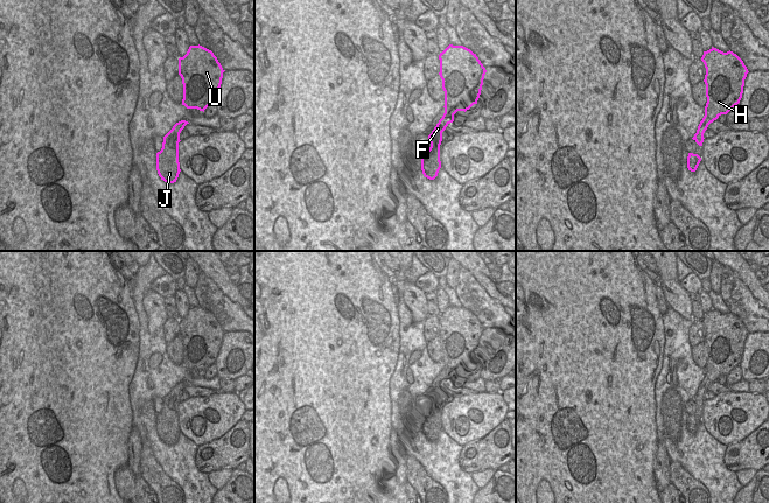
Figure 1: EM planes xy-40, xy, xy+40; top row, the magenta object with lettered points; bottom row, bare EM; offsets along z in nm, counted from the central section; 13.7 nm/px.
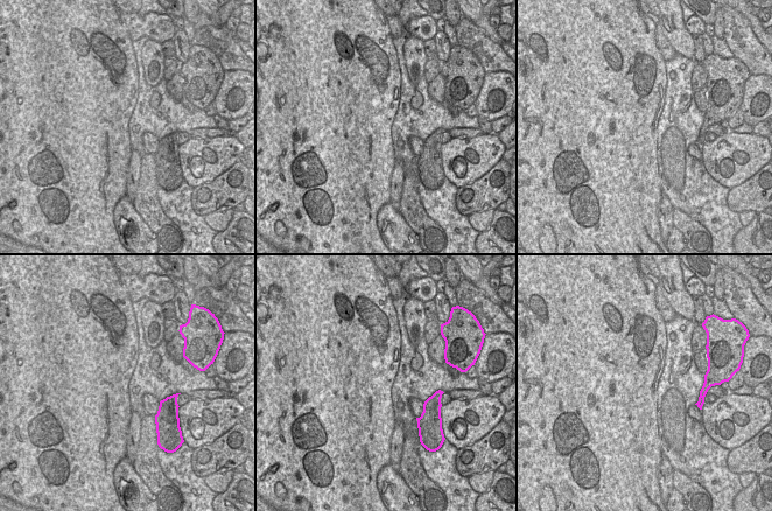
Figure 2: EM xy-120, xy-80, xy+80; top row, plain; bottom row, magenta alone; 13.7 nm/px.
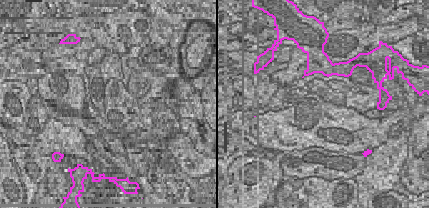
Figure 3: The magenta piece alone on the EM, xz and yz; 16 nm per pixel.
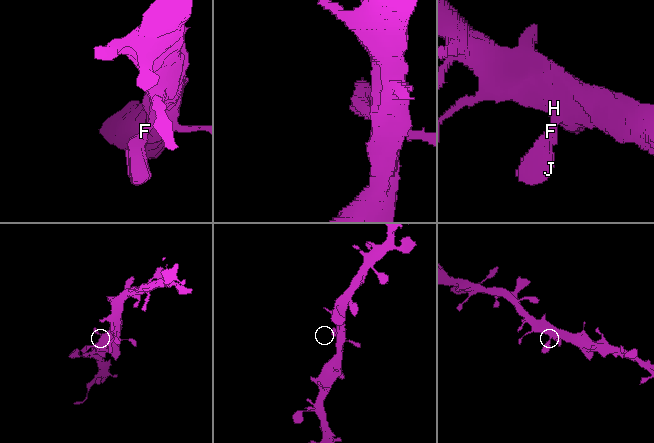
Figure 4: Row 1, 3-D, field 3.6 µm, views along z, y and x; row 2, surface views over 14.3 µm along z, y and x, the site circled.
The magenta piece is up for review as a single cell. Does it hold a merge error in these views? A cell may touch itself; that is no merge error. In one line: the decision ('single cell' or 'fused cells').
single cell

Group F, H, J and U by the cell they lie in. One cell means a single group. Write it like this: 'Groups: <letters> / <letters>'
Groups: F H J U

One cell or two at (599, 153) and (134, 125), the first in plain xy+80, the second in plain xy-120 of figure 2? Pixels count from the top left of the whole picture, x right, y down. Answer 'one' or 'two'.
two

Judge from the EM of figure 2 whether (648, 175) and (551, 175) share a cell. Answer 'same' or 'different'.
same

